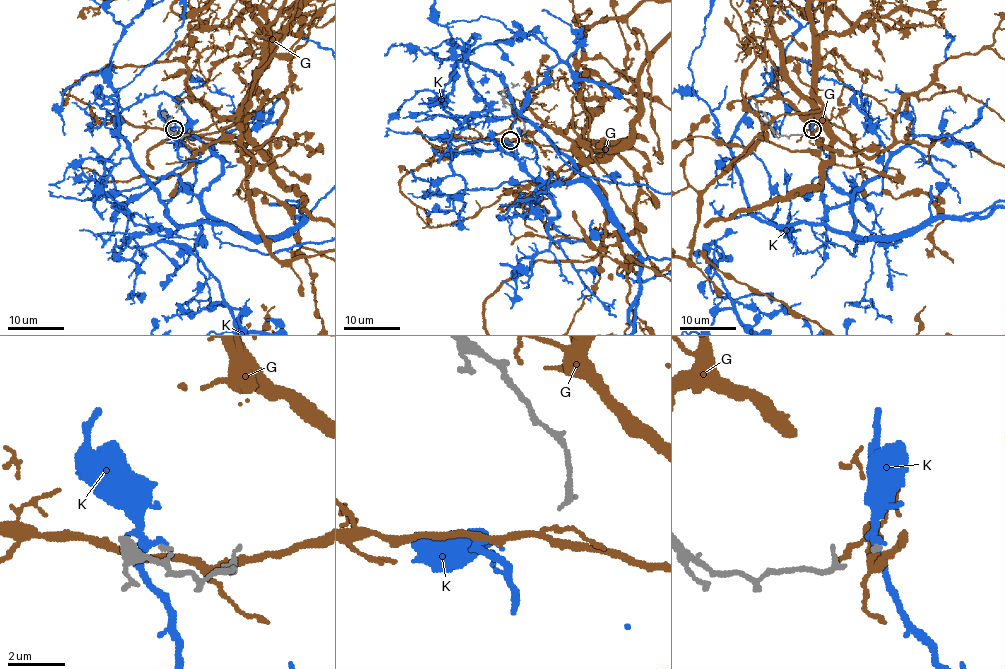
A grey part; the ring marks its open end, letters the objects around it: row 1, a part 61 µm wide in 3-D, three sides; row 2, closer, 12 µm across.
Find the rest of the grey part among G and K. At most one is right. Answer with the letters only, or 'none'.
K

